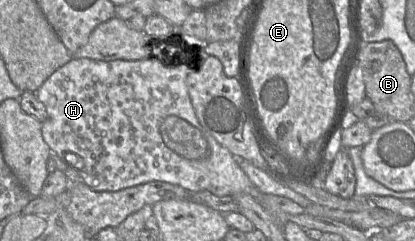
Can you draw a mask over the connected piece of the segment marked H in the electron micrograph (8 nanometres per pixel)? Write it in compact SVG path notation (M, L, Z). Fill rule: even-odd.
M173 44L166 47L158 47L157 49L158 51L153 49L152 57L142 60L100 61L89 58L72 58L65 65L58 68L35 92L37 99L42 102L46 108L46 119L41 122L41 132L44 141L52 151L52 154L57 154L64 162L66 154L75 153L78 155L81 158L81 162L75 158L71 158L71 166L69 164L68 166L79 174L81 182L95 191L118 191L151 181L162 181L179 185L191 191L209 191L216 196L246 193L253 198L259 198L261 194L260 191L240 168L233 154L226 147L219 144L199 123L186 85L186 77L190 73L190 67L185 65L185 63L176 67L170 66L176 63L183 63L183 58L186 56L188 58L188 55L183 53L182 50L175 50Z

